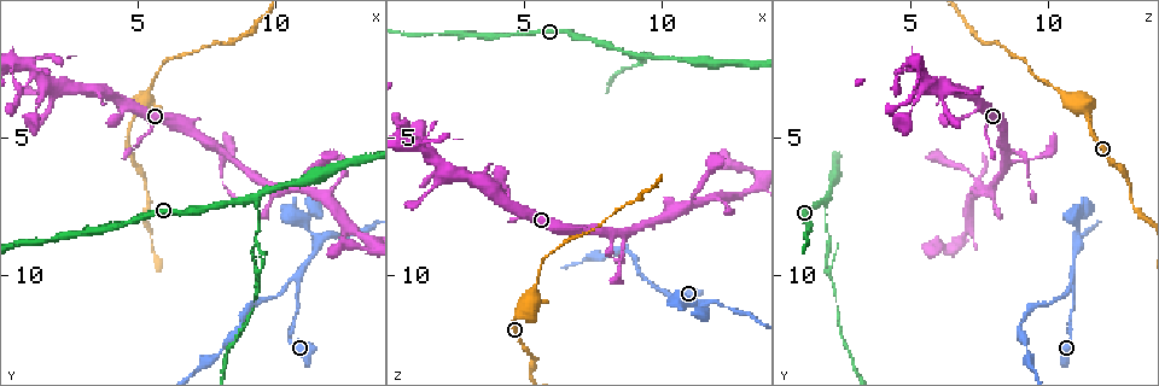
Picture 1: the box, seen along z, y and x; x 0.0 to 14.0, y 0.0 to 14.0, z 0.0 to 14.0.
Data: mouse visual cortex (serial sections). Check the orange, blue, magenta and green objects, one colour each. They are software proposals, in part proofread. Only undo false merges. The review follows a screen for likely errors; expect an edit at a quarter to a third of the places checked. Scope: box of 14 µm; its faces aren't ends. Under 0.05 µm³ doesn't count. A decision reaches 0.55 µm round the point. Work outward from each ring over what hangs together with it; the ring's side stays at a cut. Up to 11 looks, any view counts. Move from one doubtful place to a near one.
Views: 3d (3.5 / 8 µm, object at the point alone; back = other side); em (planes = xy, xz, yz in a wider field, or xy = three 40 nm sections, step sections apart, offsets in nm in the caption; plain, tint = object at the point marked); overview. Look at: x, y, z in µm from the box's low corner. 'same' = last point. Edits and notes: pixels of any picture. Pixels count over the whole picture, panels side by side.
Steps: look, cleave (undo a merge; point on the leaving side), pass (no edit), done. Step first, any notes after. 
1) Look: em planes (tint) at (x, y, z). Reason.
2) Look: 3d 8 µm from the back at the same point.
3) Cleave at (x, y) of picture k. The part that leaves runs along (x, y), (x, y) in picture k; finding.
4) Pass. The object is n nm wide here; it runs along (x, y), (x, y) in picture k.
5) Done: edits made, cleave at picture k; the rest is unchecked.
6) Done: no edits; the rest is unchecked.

Look: 3d 3.5 µm at (4.9, 4.0, 11.2). Thick turns thin.

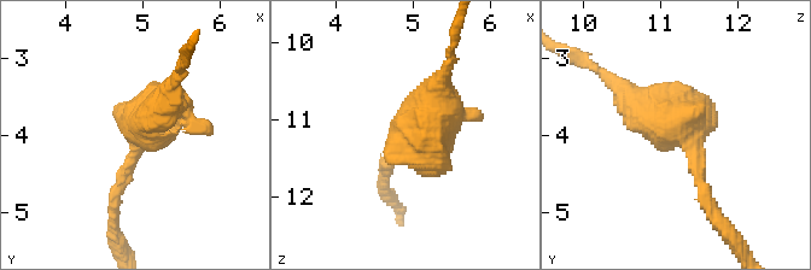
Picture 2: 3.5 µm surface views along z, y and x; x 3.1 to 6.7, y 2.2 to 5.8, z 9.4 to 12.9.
Look: em xy step 1 (tint) at (4.95, 4.00, 11.25).

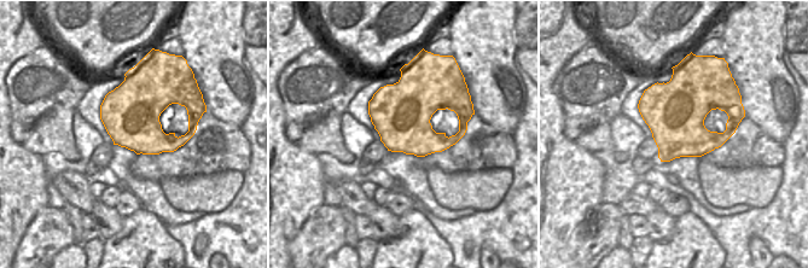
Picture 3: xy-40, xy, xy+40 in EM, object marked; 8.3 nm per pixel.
Pass. The object is 500 nm wide here; it runs along (705, 198), (689, 142), (624, 94) in picture 2; one cell here.

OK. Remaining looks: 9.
Look: 3d 3.5 µm at (9.1, 7.2, 1.9). Two arms in line, one across.

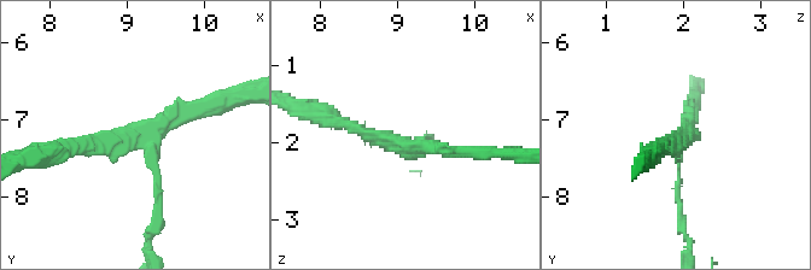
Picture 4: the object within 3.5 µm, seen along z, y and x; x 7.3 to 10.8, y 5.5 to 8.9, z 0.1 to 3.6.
Look: em xy step 5 (tint) at (9.10, 7.25, 2.00). 3 arms meet here; the arms are 100, 150, 150 nm wide; shape alone is not enough.

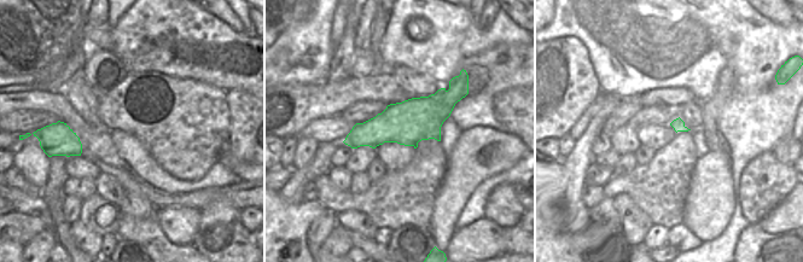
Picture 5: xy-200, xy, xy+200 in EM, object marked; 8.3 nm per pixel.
Cleave at (157, 187) of picture 4. A second cell is stuck on.

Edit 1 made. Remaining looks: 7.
Look: overview.

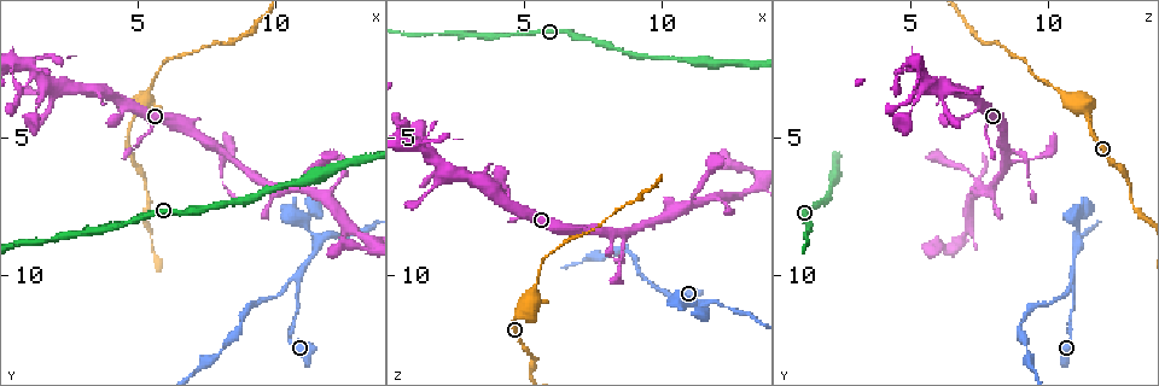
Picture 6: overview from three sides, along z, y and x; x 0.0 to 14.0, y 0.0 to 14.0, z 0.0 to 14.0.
Look: 3d 3.5 µm at (10.7, 10.3, 10.8). Three arms meet.

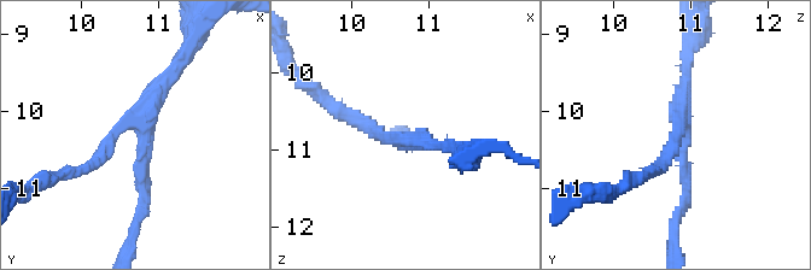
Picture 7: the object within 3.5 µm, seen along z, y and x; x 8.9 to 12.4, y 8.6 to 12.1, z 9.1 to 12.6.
Look: em xy step 2 (tint) at (10.80, 10.20, 10.90). 3 arms meet here; the arms are 150, 150, 200 nm wide.

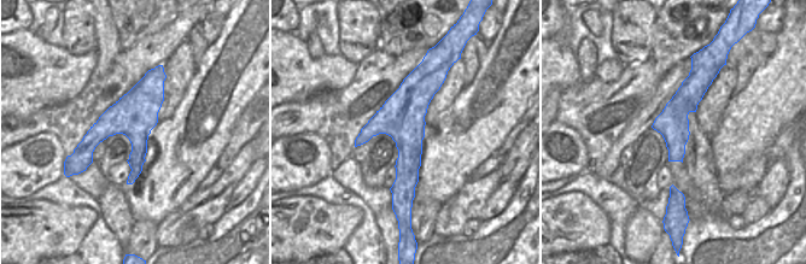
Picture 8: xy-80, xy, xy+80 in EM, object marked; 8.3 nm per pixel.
Pass. It runs along (420, 70), (396, 194) in picture 8; continuous, no second cell.

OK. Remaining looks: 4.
Look: 3d 3.5 µm at (11.2, 8.2, 11.1). Branch point.

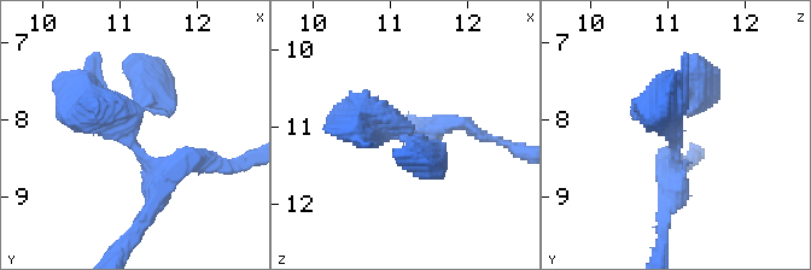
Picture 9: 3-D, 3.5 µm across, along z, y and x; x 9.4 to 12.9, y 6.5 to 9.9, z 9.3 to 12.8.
Look: em xy step 2 (tint) at (11.15, 8.15, 11.05).

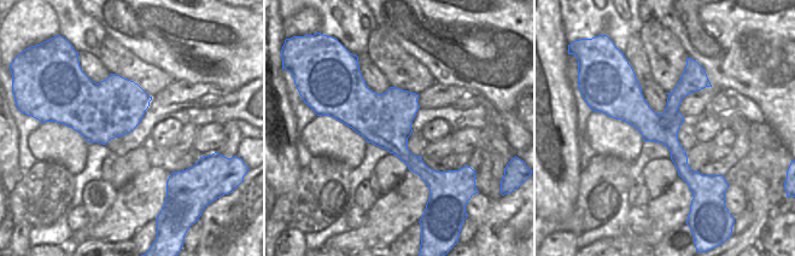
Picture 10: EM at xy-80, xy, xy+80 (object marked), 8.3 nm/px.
Cleave at (128, 68) of picture 9. The object is 440 nm wide here; the part that leaves runs along (143, 107), (150, 97), (135, 56) in picture 9; two cells meet here.

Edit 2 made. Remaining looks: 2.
Done: edits made, cleave at picture 4, cleave at picture 9; the rest is unchecked.

